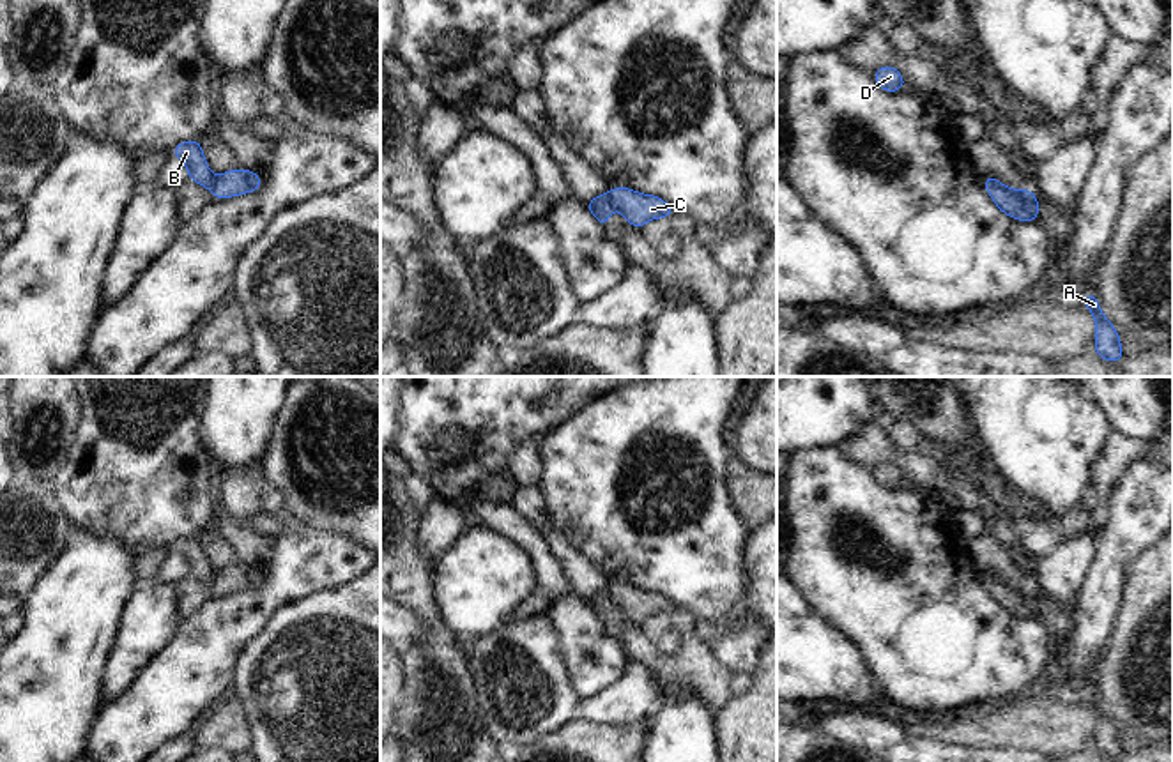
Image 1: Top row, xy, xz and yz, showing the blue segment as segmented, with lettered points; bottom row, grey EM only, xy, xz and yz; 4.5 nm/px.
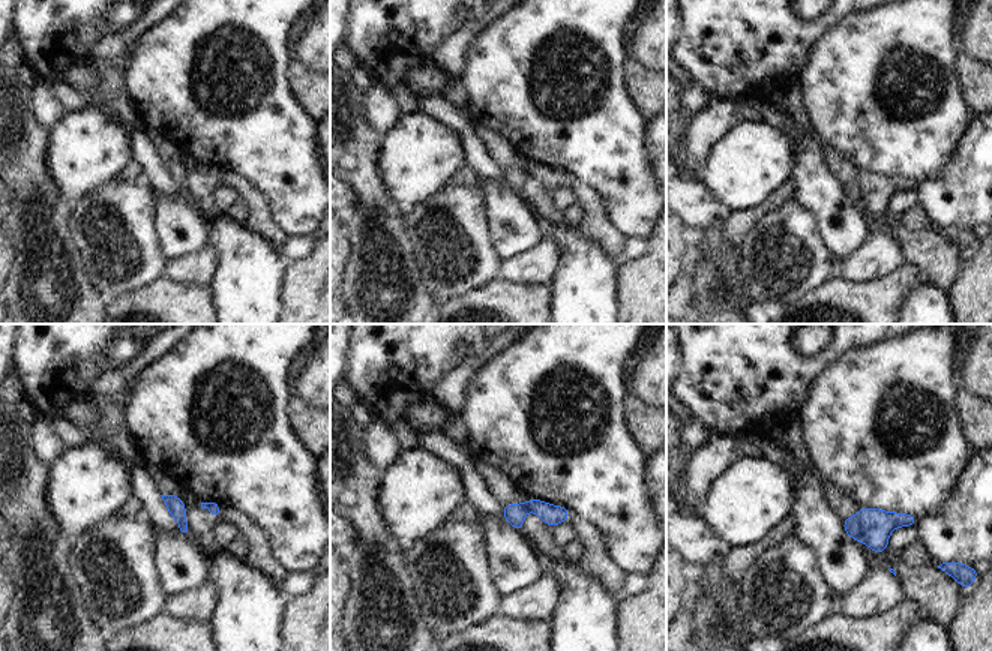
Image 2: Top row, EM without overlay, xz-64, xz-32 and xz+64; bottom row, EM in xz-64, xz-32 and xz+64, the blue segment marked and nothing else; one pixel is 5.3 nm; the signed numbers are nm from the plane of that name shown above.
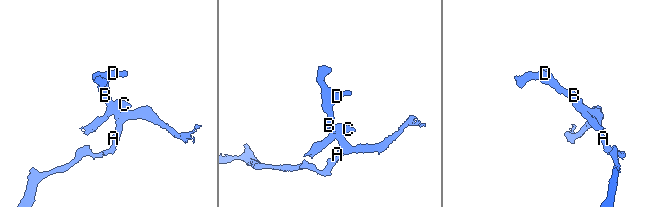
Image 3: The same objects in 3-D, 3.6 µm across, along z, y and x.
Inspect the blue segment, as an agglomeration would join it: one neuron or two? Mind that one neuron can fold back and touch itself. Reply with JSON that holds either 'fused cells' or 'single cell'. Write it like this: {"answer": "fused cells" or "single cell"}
{"answer": "fused cells"}

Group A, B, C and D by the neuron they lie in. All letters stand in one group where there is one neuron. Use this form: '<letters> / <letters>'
A C / B D

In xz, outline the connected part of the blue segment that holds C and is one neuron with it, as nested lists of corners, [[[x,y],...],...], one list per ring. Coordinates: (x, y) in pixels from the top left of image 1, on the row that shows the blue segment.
[[[612,187],[609,191],[612,207],[616,207],[625,221],[637,230],[649,219],[671,217],[674,207],[655,194],[640,194],[630,187]]]

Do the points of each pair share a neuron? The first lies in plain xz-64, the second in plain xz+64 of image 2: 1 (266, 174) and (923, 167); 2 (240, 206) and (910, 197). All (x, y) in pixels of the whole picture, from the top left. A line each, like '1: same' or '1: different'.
1: same
2: different

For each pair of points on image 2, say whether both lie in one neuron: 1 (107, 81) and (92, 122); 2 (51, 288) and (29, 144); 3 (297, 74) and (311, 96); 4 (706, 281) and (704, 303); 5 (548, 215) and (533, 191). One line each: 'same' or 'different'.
1: different
2: same
3: same
4: same
5: same

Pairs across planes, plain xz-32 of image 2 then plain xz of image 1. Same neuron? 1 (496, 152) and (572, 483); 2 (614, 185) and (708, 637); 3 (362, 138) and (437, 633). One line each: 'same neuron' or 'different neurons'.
1: different neurons
2: different neurons
3: same neuron

